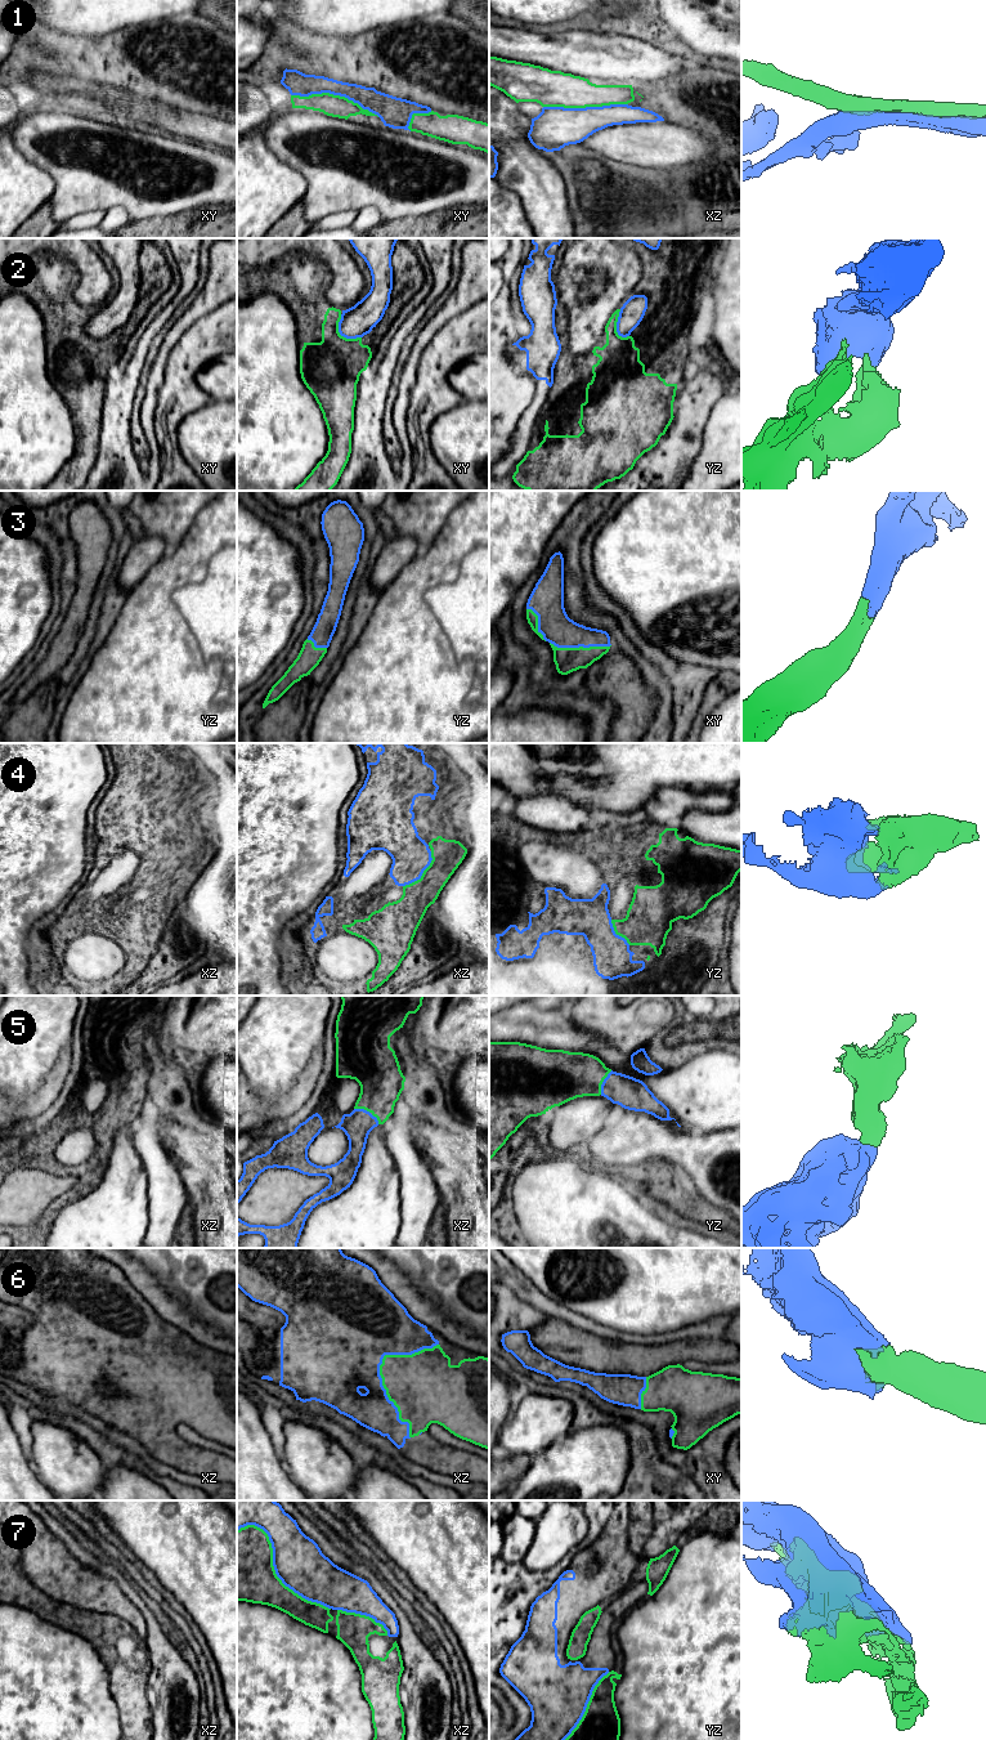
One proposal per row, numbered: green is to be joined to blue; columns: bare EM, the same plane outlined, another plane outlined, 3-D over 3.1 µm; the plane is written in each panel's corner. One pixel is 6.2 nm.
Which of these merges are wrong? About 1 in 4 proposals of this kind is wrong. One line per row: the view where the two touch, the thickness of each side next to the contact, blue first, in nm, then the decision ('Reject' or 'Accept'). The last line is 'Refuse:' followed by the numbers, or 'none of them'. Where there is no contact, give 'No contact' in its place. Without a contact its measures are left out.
1: Touches blue in xy. Thickness 140 nm (blue) against 140 nm. Accept
2: Touches blue in xy. Thickness 190 nm (blue) against 360 nm. Reject
3: Touches blue in xy. Thickness 200 nm (blue) against 160 nm. Accept
4: Touches blue in xz. Thickness 240 nm (blue) against 190 nm. Accept
5: Touches blue in xz. Thickness 180 nm (blue) against 280 nm. Accept
6: Touches blue in xz. Thickness 480 nm (blue) against 380 nm. Accept
7: Touches blue in xz. Thickness 320 nm (blue) against 440 nm. Reject
Refuse: 2, 7

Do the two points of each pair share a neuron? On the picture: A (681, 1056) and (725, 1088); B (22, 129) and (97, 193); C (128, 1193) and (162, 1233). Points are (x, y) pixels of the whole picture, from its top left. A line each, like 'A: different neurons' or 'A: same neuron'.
A: different neurons
B: same neuron
C: different neurons

